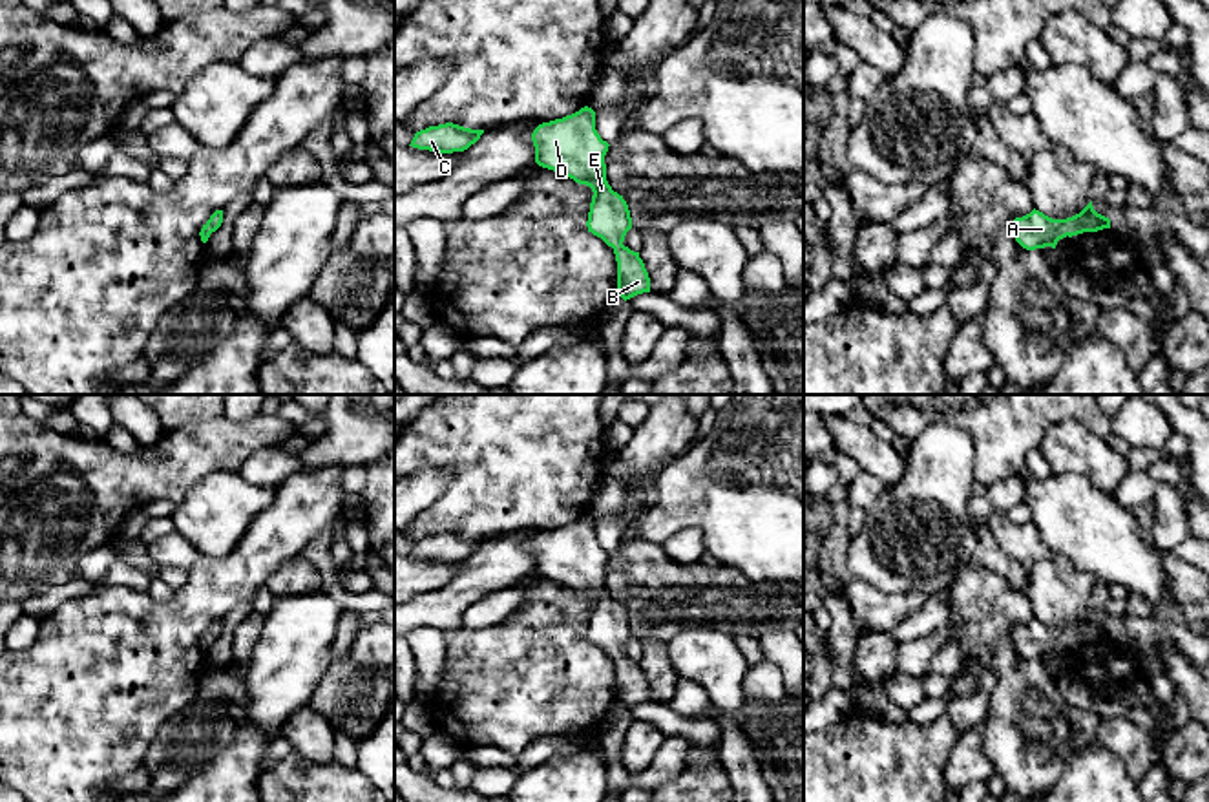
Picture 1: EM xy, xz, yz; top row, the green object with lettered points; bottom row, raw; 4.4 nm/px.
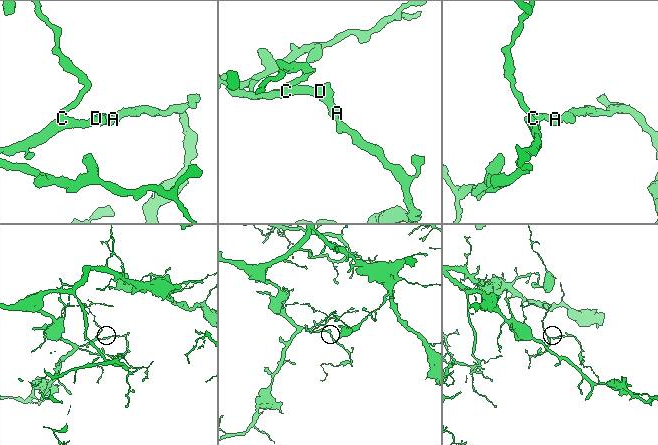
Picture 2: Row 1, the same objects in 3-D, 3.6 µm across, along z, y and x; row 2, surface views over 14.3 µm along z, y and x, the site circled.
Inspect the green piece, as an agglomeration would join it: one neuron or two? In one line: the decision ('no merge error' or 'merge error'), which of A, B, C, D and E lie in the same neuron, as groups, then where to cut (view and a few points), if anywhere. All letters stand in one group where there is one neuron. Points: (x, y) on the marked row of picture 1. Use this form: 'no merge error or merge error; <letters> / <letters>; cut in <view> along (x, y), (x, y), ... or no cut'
no merge error; A B C D E; no cut

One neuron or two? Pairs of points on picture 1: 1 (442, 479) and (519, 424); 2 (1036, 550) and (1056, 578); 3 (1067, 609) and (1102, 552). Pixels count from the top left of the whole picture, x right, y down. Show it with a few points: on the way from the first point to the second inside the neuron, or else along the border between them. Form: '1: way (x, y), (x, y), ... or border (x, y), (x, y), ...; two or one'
1: border (448, 470), (448, 486), (424, 510); two
2: border (1058, 556), (1029, 567); two
3: border (1058, 554), (1063, 554), (1096, 580); two

